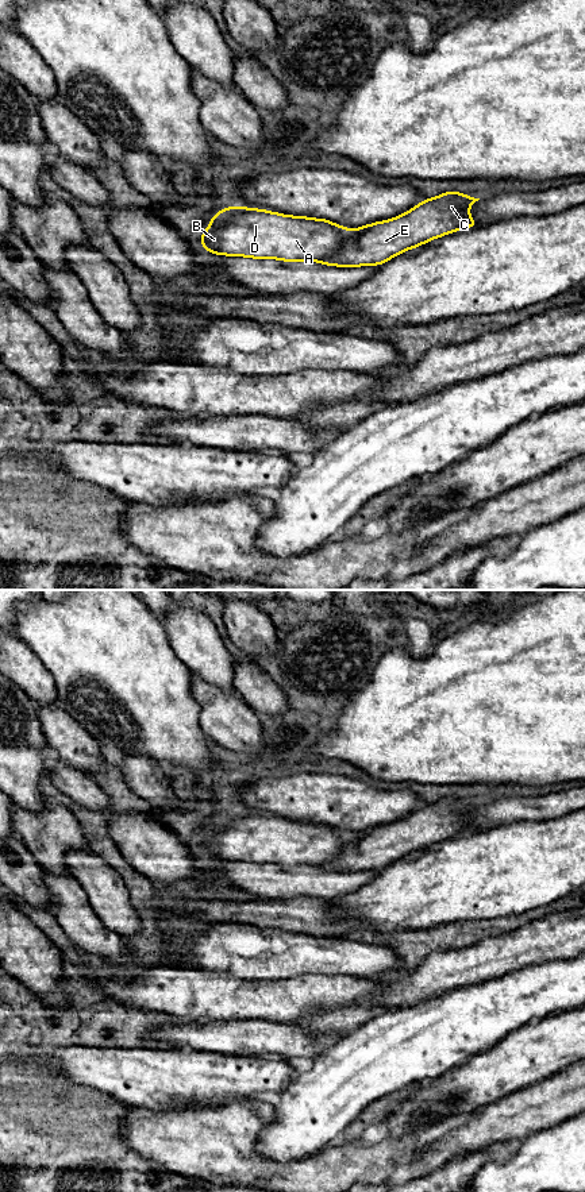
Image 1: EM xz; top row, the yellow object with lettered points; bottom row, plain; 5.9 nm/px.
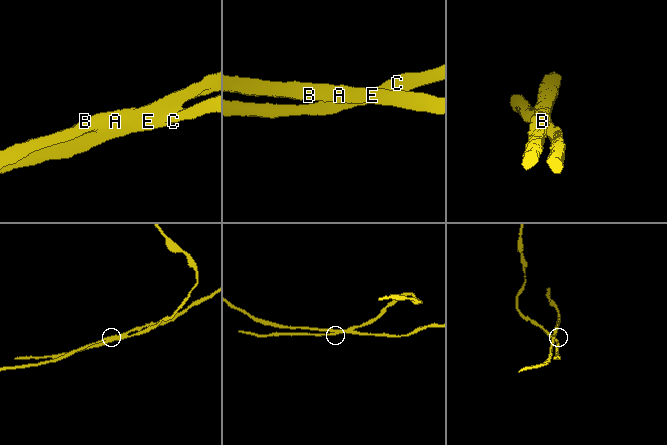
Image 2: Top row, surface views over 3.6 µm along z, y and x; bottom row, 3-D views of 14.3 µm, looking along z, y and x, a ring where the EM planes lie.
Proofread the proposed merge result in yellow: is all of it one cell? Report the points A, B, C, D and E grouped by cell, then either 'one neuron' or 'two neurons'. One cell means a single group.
groups A B D / C E; two neurons

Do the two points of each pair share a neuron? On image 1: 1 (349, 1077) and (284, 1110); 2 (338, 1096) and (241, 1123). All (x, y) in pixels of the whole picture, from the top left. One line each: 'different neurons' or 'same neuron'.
1: same neuron
2: different neurons

